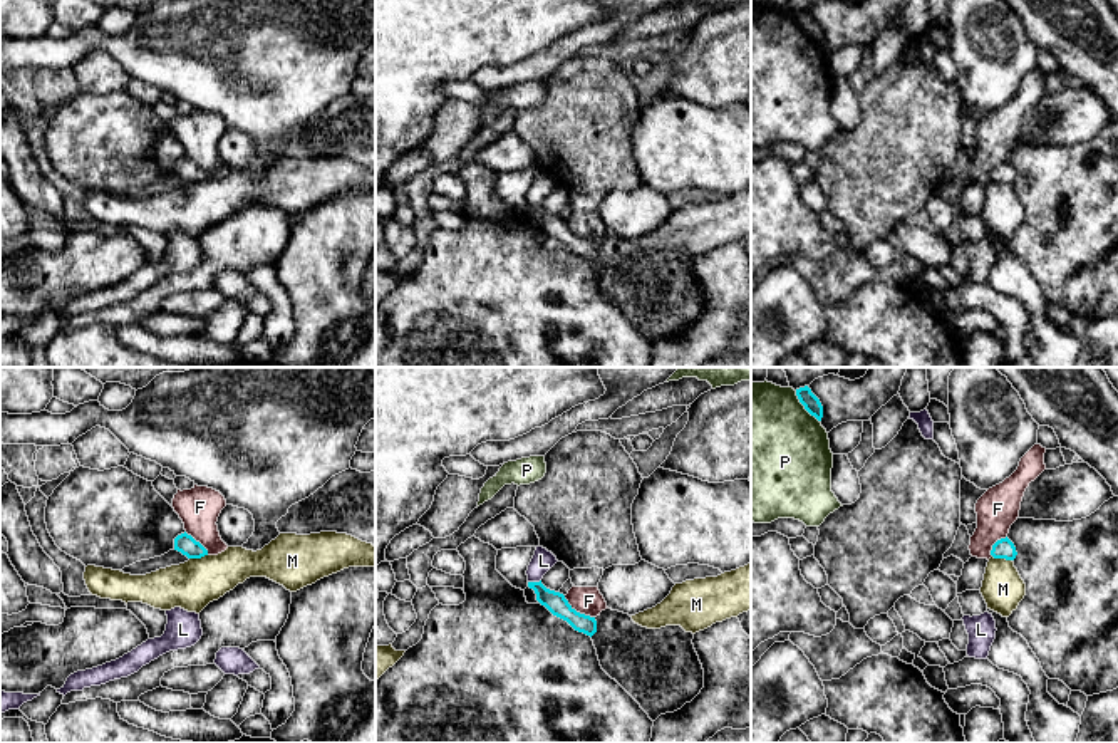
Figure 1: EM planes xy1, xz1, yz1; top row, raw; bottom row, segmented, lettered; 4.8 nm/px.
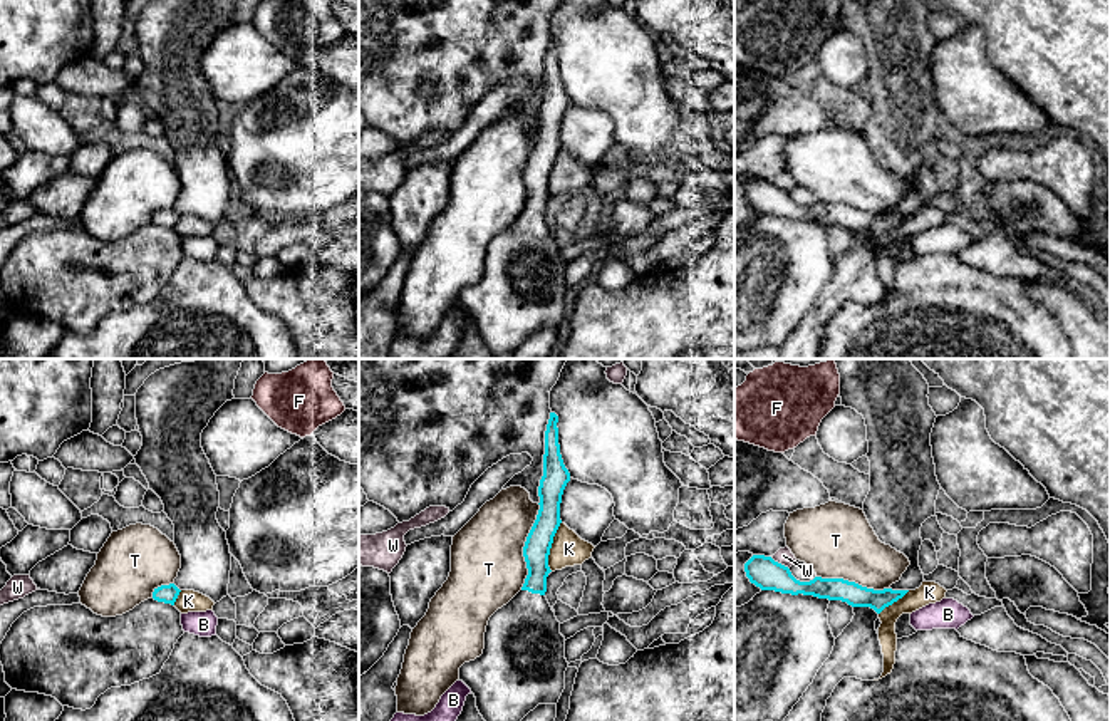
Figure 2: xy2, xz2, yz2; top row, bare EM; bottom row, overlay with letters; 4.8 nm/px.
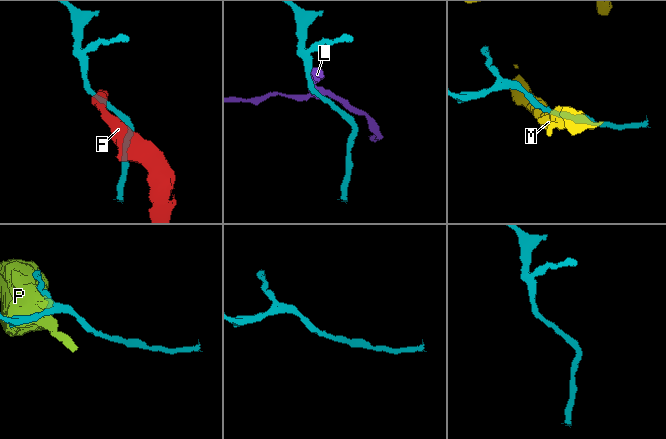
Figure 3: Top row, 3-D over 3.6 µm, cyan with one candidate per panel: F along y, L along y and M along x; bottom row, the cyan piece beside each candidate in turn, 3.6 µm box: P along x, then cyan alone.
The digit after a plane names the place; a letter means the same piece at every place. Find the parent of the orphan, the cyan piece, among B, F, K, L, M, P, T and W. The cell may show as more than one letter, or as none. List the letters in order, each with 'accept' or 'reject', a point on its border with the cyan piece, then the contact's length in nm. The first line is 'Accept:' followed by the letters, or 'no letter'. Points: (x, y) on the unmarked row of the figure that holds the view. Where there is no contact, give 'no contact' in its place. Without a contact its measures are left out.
Accept: no letter
B: reject; meets cyan in xz2 at (549, 197); contact 30 nm long
F: reject; meets cyan in xz1 at (579, 237); contact 190 nm long
K: reject; meets cyan in xz2 at (550, 171); contact 240 nm long
L: reject; meets cyan in xz1 at (533, 207); contact 70 nm long
M: reject; meets cyan in yz1 at (1003, 181); contact 100 nm long
P: reject; meets cyan in yz1 at (803, 29); contact 190 nm long
T: reject; meets cyan in xz2 at (523, 171); contact 420 nm long
W: reject; meets cyan in yz2 at (780, 188); contact 110 nm long

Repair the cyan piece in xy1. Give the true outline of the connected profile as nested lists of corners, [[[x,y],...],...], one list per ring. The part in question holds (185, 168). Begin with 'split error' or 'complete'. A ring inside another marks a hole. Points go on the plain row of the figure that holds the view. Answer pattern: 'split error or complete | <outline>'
complete | [[[186,156],[174,163],[174,174],[181,176],[188,183],[201,183],[208,179],[208,174]]]

